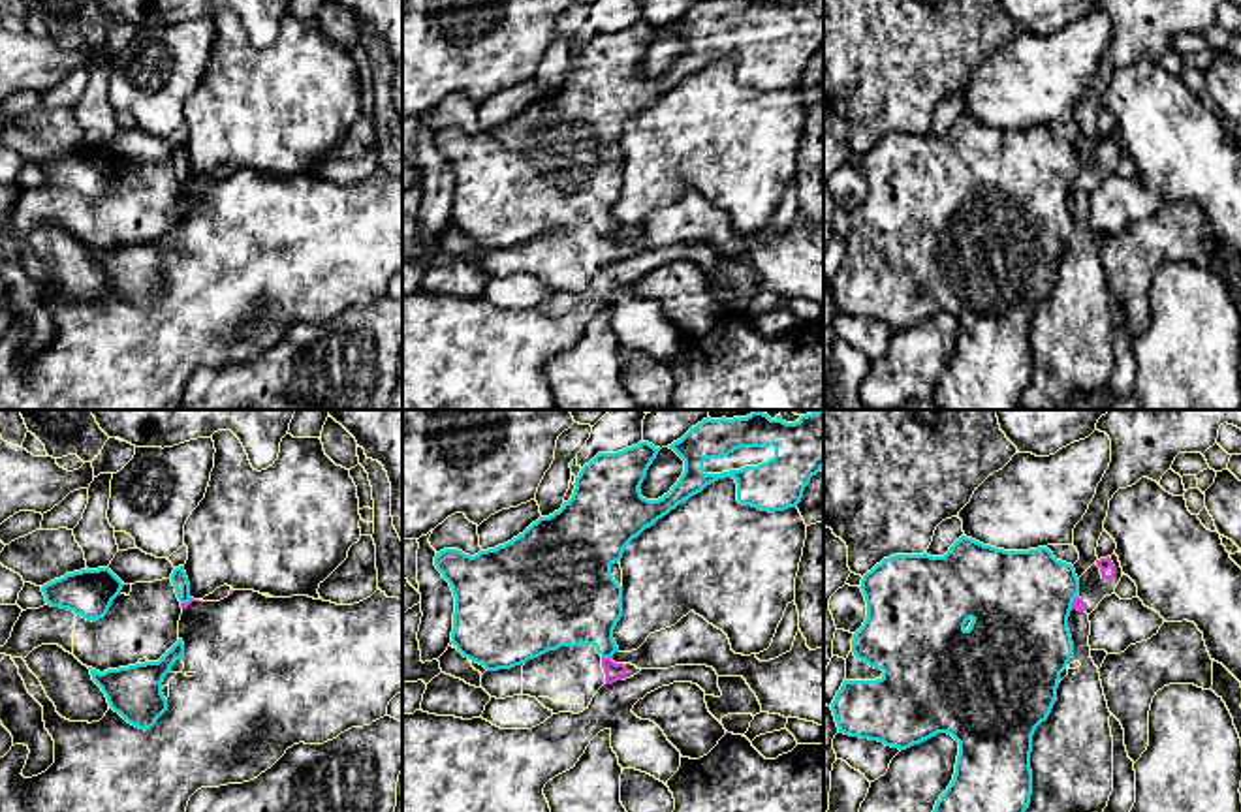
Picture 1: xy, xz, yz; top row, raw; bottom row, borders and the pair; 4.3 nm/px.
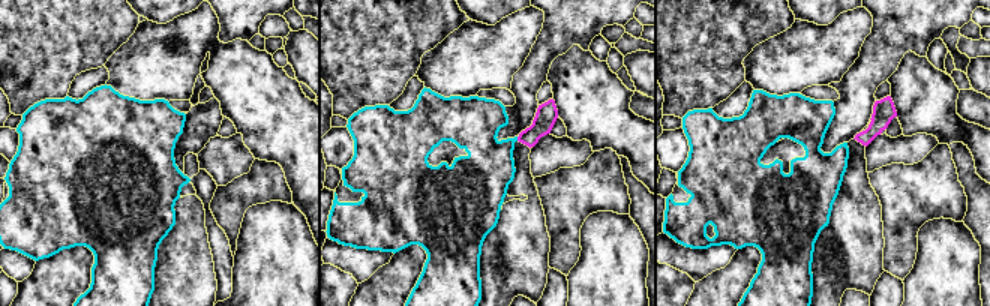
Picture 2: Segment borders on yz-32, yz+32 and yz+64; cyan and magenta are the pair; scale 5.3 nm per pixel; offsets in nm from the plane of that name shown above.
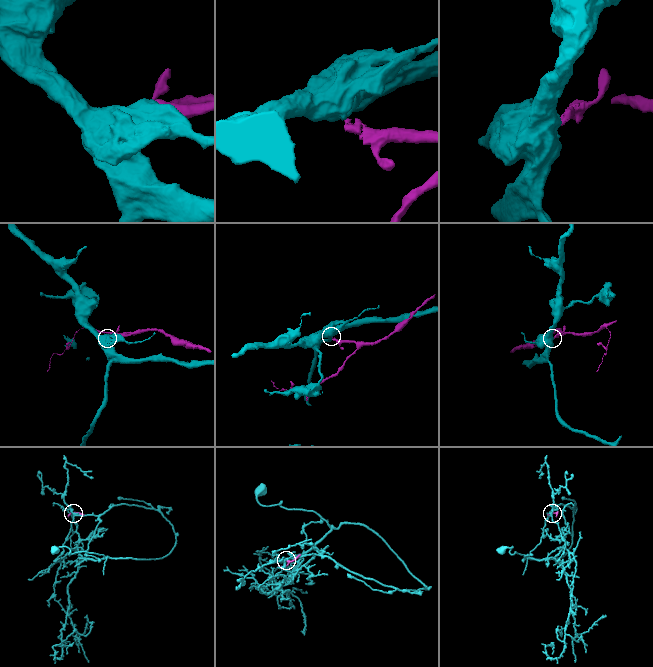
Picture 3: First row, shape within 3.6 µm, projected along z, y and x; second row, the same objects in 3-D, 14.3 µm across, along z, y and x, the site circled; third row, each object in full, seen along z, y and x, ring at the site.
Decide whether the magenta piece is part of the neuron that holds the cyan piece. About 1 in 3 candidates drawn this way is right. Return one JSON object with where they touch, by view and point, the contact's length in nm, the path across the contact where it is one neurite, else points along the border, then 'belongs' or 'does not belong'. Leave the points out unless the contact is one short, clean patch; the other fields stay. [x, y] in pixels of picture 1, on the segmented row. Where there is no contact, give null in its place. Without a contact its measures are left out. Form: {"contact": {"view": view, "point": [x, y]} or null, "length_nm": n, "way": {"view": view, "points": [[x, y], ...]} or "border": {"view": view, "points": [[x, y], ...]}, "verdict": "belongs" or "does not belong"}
{"contact": {"view": "xz", "point": [606, 656]}, "length_nm": 40, "border": {"view": "xz", "points": [[602, 656], [610, 658]]}, "verdict": "does not belong"}

